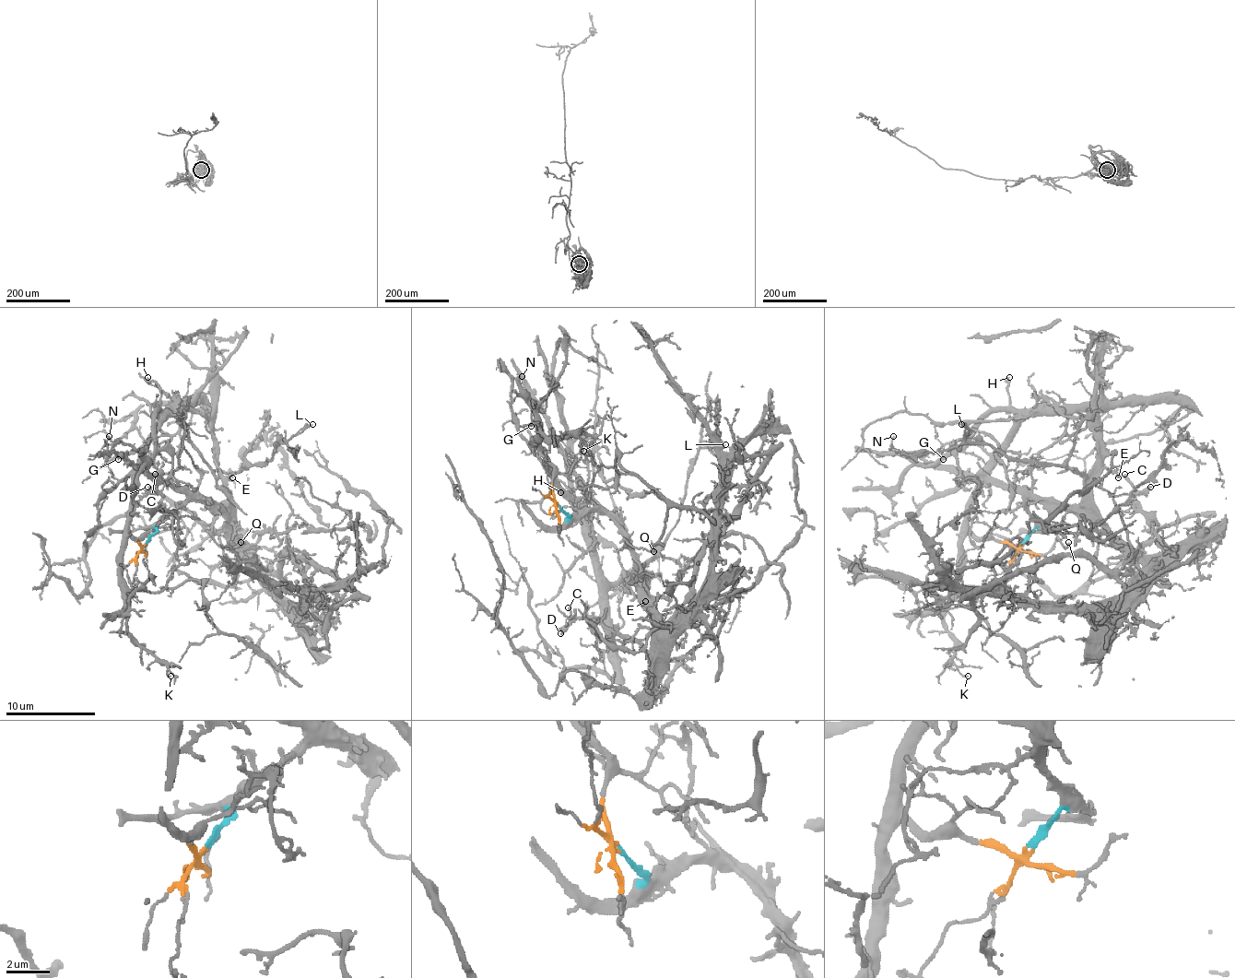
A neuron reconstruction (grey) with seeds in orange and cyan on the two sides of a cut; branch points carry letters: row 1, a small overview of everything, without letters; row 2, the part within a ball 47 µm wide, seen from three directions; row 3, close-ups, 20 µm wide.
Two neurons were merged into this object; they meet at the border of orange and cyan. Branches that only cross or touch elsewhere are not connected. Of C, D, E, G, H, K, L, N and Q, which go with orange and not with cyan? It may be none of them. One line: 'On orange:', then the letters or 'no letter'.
On orange: G, H, K

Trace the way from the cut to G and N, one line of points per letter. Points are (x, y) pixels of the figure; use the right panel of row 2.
G: (1022, 546), (983, 538), (968, 527), (968, 502), (988, 453), (963, 440), (947, 441), (943, 460)
N: (1022, 543), (1035, 525), (1022, 496), (986, 480), (957, 476), (914, 455), (896, 453), (891, 444), (894, 435)

